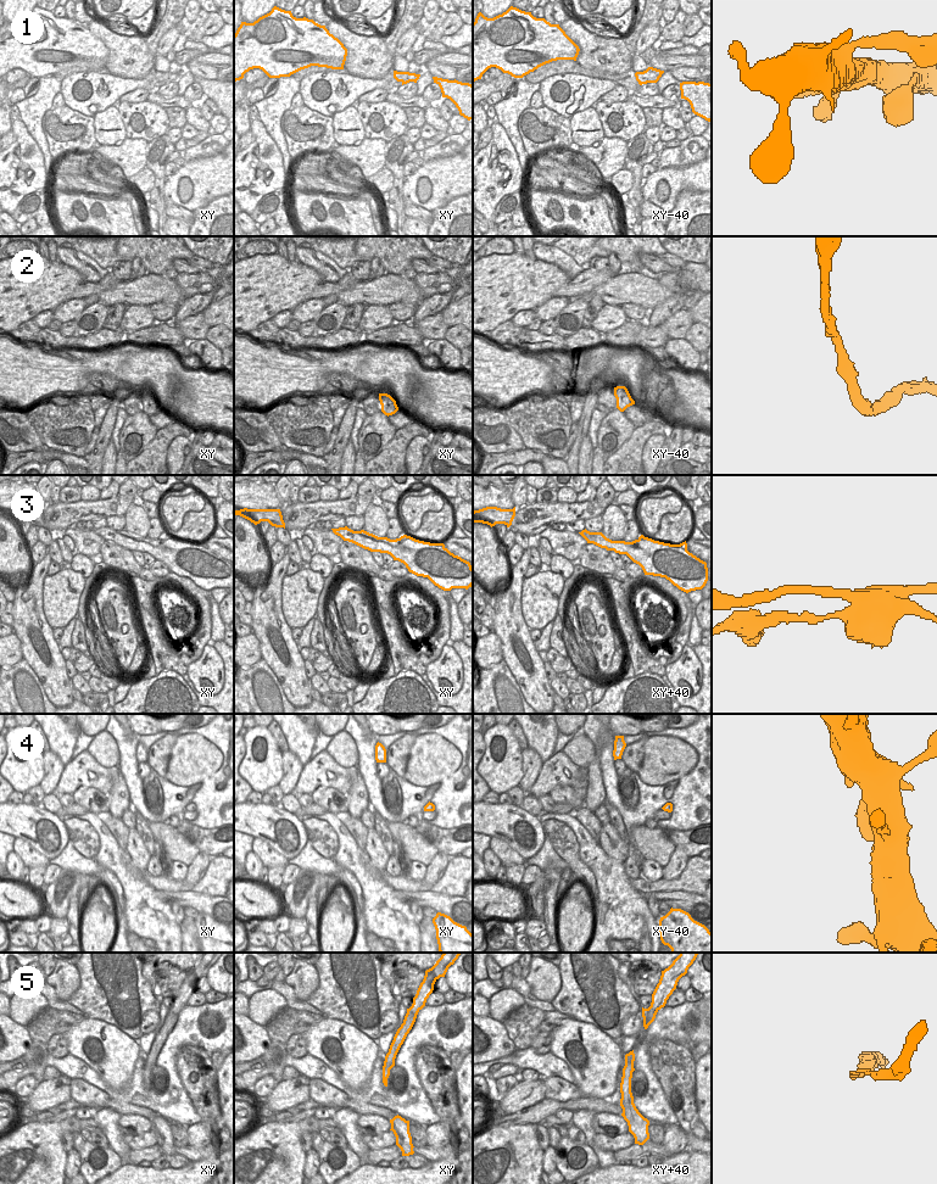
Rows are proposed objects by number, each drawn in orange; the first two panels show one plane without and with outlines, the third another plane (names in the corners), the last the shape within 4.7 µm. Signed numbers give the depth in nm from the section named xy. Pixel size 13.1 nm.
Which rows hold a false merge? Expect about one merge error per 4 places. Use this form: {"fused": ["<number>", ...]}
{"fused": ["3"]}

